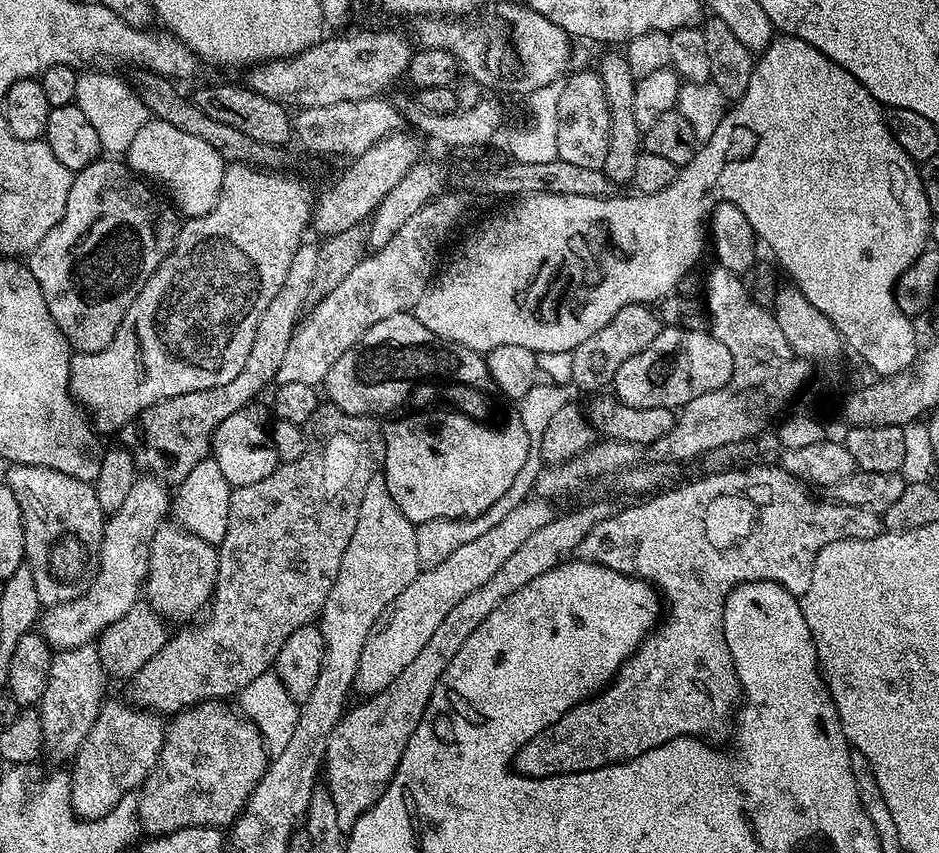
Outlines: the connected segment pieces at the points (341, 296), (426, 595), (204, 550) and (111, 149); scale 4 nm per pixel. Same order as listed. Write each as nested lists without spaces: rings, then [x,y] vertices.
[[[441,194],[416,214],[381,248],[375,249],[365,260],[357,259],[348,269],[346,278],[330,290],[330,294],[314,304],[303,317],[296,333],[288,343],[276,369],[275,383],[306,382],[323,385],[326,374],[350,346],[354,346],[382,318],[399,312],[412,312],[418,298],[434,279],[437,271],[436,251],[448,240],[452,227],[460,220],[464,204],[456,196]]]
[[[548,498],[523,500],[510,510],[510,514],[506,514],[506,518],[502,518],[502,522],[498,522],[498,526],[490,526],[490,530],[478,534],[478,538],[466,542],[466,546],[458,546],[446,562],[421,570],[414,582],[410,582],[410,586],[406,586],[406,590],[402,590],[402,594],[398,594],[398,598],[394,598],[394,602],[390,602],[390,606],[386,606],[384,613],[374,622],[364,643],[362,658],[358,658],[355,691],[360,691],[361,697],[371,698],[386,690],[386,686],[390,686],[390,682],[394,682],[394,678],[398,678],[398,674],[402,674],[402,670],[418,658],[422,646],[426,646],[434,630],[442,626],[442,618],[446,618],[446,614],[450,614],[450,610],[454,610],[466,594],[494,578],[494,573],[514,555],[514,550],[518,550],[522,542],[526,542],[526,538],[530,538],[530,534],[549,524],[554,515],[552,504],[553,501]]]
[[[175,522],[161,524],[150,546],[148,579],[143,587],[148,607],[168,622],[188,622],[191,616],[198,615],[200,611],[201,615],[209,607],[212,591],[216,588],[219,557],[217,545],[208,544]]]
[[[88,70],[78,75],[74,103],[94,125],[101,149],[108,154],[124,154],[127,153],[130,142],[134,142],[137,137],[138,130],[142,130],[144,123],[150,119],[150,113],[142,102],[139,91],[129,81],[128,85],[126,81],[119,80],[116,76],[107,76],[108,74],[104,70]]]

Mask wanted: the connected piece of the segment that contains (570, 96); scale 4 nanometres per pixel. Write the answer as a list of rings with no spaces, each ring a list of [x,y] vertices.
[[[595,71],[574,72],[561,83],[557,114],[557,154],[559,160],[570,162],[571,165],[603,169],[610,138],[610,106]]]

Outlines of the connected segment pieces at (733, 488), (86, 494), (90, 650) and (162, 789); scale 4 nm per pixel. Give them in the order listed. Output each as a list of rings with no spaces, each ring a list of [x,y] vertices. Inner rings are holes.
[[[756,464],[753,468],[742,467],[746,466],[732,466],[727,470],[713,471],[713,476],[704,476],[701,480],[692,480],[689,484],[682,485],[681,488],[666,489],[667,487],[665,487],[663,490],[649,495],[647,497],[649,500],[645,504],[632,504],[629,508],[622,509],[621,512],[620,509],[613,511],[609,520],[598,522],[598,526],[594,526],[594,530],[590,530],[590,534],[586,534],[586,538],[580,543],[579,555],[585,560],[601,564],[603,568],[621,572],[624,576],[646,580],[649,584],[655,586],[662,593],[662,600],[666,605],[666,616],[669,616],[669,620],[666,621],[667,619],[665,619],[659,627],[648,633],[648,637],[624,661],[624,665],[617,672],[615,680],[607,688],[597,692],[595,696],[583,700],[582,703],[575,704],[565,716],[558,718],[558,722],[554,722],[546,731],[539,732],[534,738],[530,738],[530,742],[526,742],[516,751],[514,768],[521,776],[526,776],[530,780],[541,780],[547,776],[567,776],[569,772],[598,770],[608,764],[633,760],[658,746],[669,744],[671,740],[681,738],[703,738],[708,742],[720,742],[716,740],[724,740],[727,736],[729,739],[733,735],[734,717],[737,715],[738,705],[742,700],[740,680],[736,676],[736,668],[733,664],[726,662],[726,645],[724,642],[724,603],[728,595],[732,593],[732,589],[737,584],[749,584],[755,580],[772,580],[776,584],[781,584],[793,596],[803,597],[804,591],[808,588],[808,575],[812,573],[812,563],[818,554],[818,550],[822,550],[822,546],[830,546],[830,542],[838,542],[839,540],[874,538],[879,536],[882,531],[882,520],[877,513],[858,506],[833,502],[831,499],[829,499],[830,501],[815,500],[808,493],[811,491],[801,481],[795,480],[782,466],[771,468],[768,464]]]
[[[14,464],[7,469],[6,482],[18,498],[24,515],[24,559],[34,574],[41,605],[65,604],[84,595],[100,571],[100,543],[104,537],[106,513],[98,506],[96,489],[89,481],[79,480],[70,474],[50,470],[46,466]]]
[[[95,643],[83,644],[77,648],[61,648],[53,655],[50,674],[46,678],[46,690],[42,694],[38,708],[44,721],[42,726],[44,752],[50,759],[60,760],[63,756],[73,755],[74,745],[78,740],[76,707],[85,704],[90,710],[89,713],[99,712],[100,705],[106,699],[104,680],[106,681],[106,673]]]
[[[206,700],[195,708],[175,713],[167,721],[160,757],[139,789],[136,802],[136,819],[148,836],[165,836],[168,832],[190,826],[223,829],[235,824],[248,805],[252,791],[269,766],[270,753],[264,747],[264,740],[256,725],[243,715],[235,711],[232,713],[228,706],[219,700]]]

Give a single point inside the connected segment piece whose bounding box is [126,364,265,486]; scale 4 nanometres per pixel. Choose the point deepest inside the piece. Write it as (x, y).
(175, 434)

